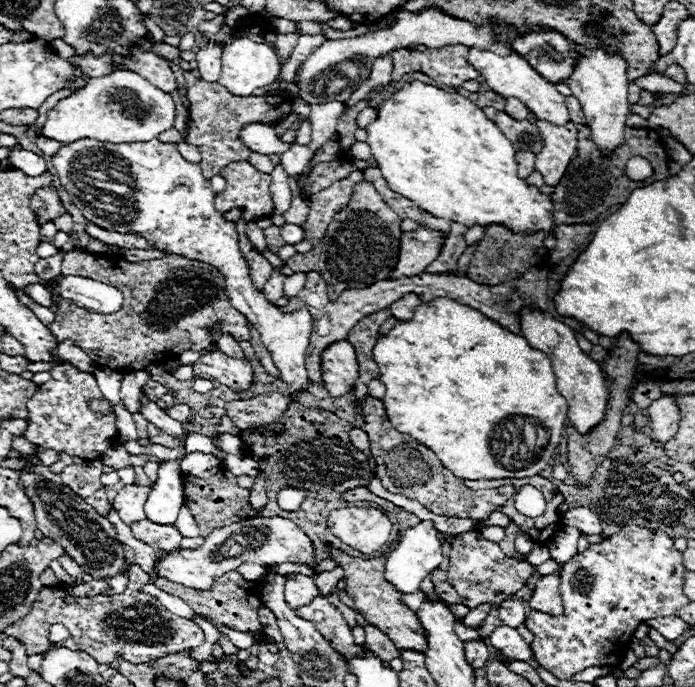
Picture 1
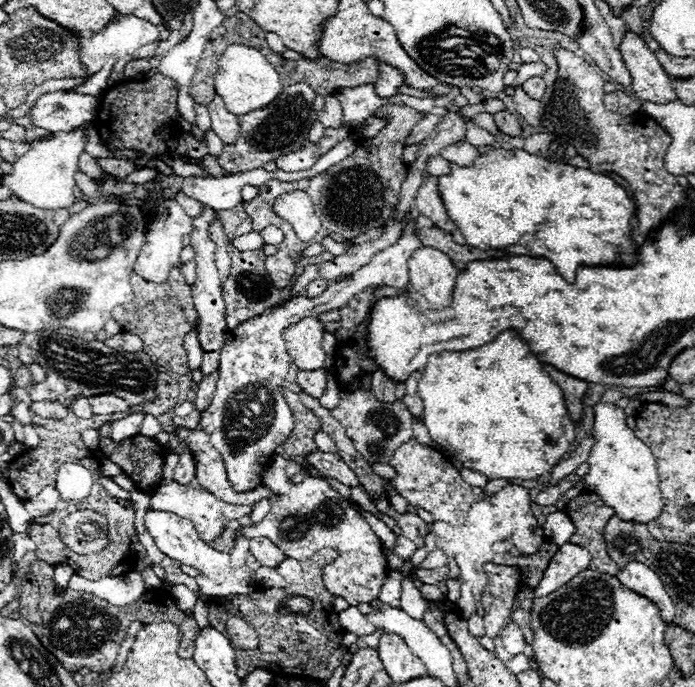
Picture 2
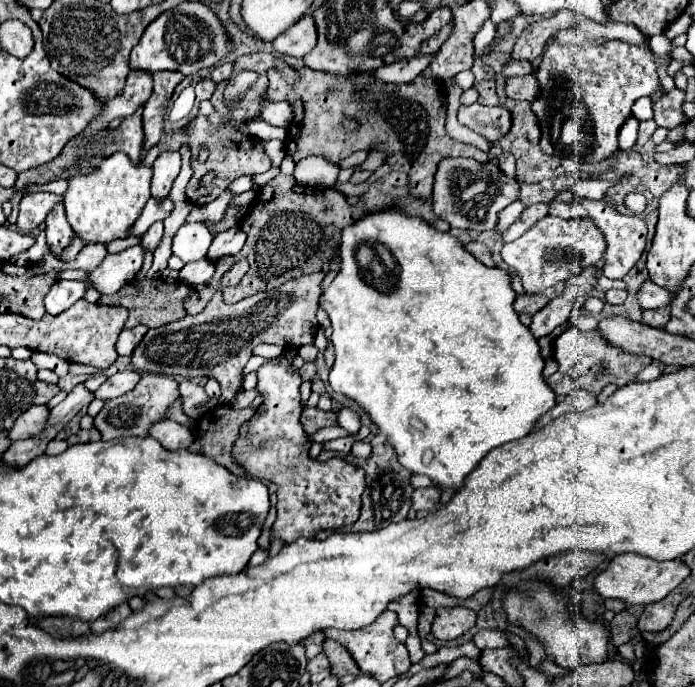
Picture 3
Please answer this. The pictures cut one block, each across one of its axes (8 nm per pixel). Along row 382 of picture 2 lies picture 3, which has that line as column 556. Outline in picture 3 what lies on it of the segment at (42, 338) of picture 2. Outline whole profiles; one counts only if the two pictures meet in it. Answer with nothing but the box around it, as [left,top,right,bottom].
[532,40,660,162]

